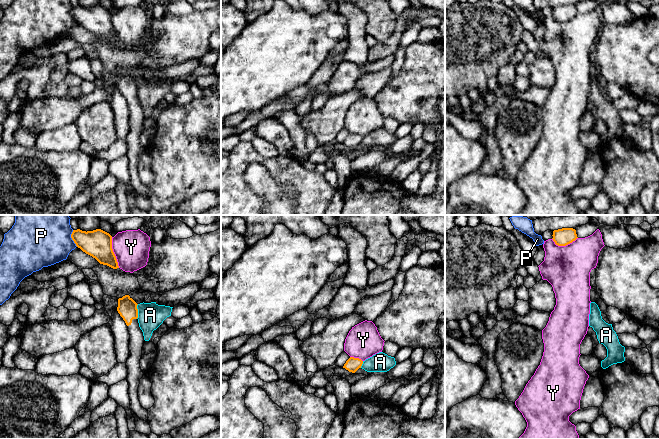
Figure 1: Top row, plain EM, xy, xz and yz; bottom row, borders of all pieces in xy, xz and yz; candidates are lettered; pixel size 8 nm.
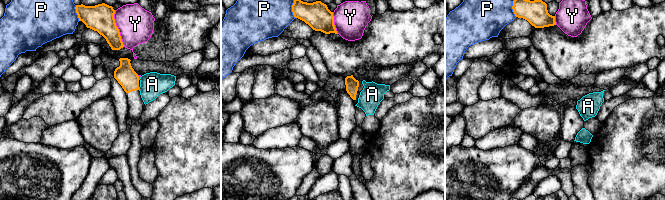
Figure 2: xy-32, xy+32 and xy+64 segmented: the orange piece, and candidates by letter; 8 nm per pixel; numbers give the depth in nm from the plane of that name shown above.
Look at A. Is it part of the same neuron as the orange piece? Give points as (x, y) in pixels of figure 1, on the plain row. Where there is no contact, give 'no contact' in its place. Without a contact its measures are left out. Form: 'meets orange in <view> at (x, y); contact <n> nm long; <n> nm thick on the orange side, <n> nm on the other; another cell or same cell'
meets orange in xy at (137, 87); contact 120 nm long; 160 nm thick on the orange side, 200 nm on the other; another cell

